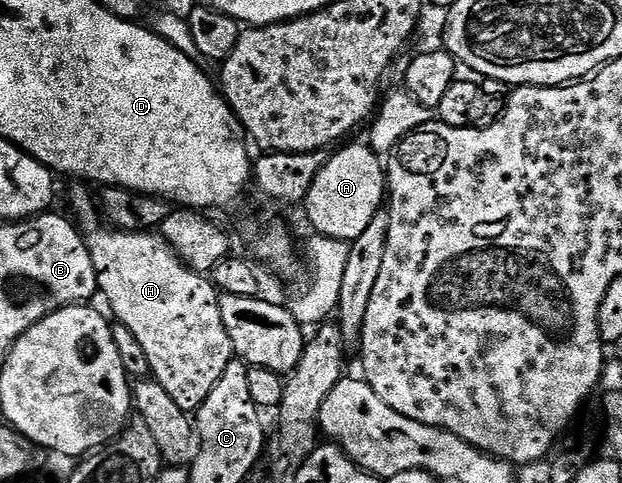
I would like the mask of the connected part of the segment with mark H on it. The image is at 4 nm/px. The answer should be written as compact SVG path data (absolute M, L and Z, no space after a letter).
M86 189L73 190L72 208L80 215L79 223L86 233L90 258L94 262L96 286L99 295L104 295L108 303L107 311L113 317L116 315L115 319L124 324L126 330L131 330L134 338L138 338L142 350L146 350L146 358L150 358L151 375L170 394L170 398L174 398L184 412L195 413L202 402L206 402L210 390L214 390L218 378L222 378L228 363L234 359L230 334L226 334L226 326L222 322L221 293L207 275L189 268L155 231L121 232L108 226L100 228L97 201Z

